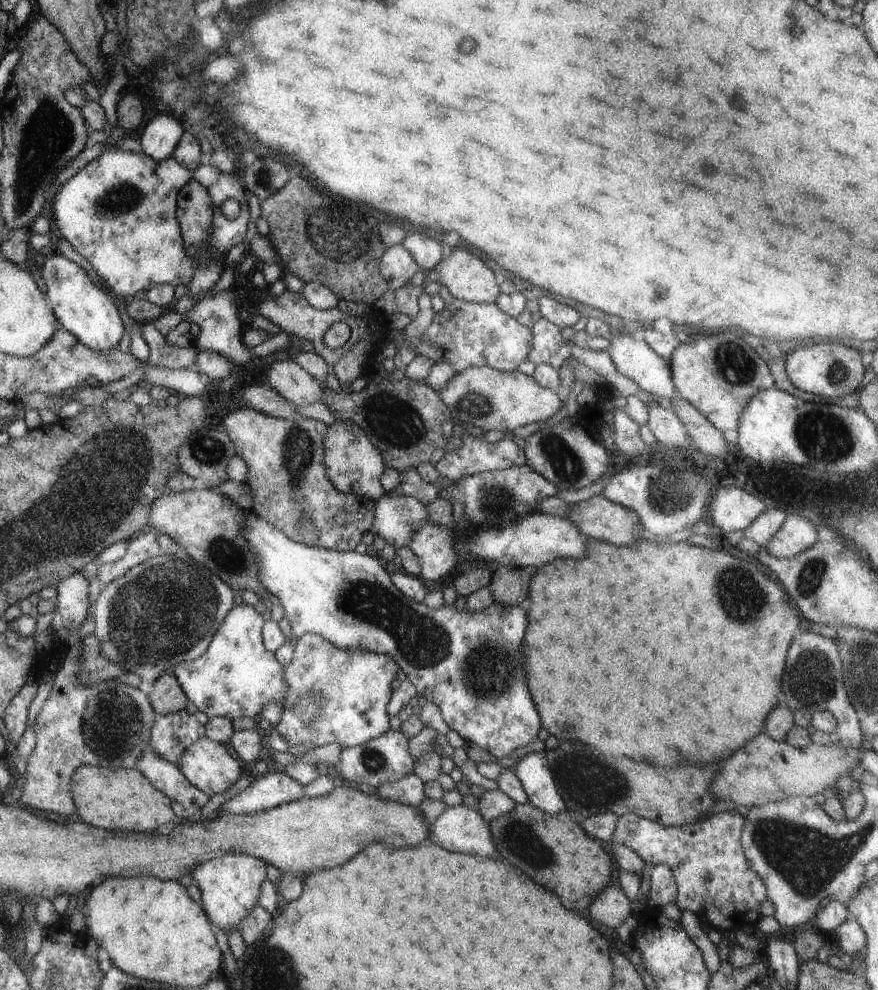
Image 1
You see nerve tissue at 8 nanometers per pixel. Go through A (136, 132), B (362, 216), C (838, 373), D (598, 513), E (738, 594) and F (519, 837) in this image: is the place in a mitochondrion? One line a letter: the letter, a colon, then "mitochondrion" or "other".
A: other
B: other
C: mitochondrion
D: other
E: mitochondrion
F: mitochondrion

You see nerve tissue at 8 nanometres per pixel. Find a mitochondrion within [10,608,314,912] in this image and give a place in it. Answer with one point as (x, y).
(114, 725)

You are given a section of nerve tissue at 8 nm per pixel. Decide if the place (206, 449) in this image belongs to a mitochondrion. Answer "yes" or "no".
yes

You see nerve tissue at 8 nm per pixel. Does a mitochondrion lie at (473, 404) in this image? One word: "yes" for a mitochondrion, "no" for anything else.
yes

